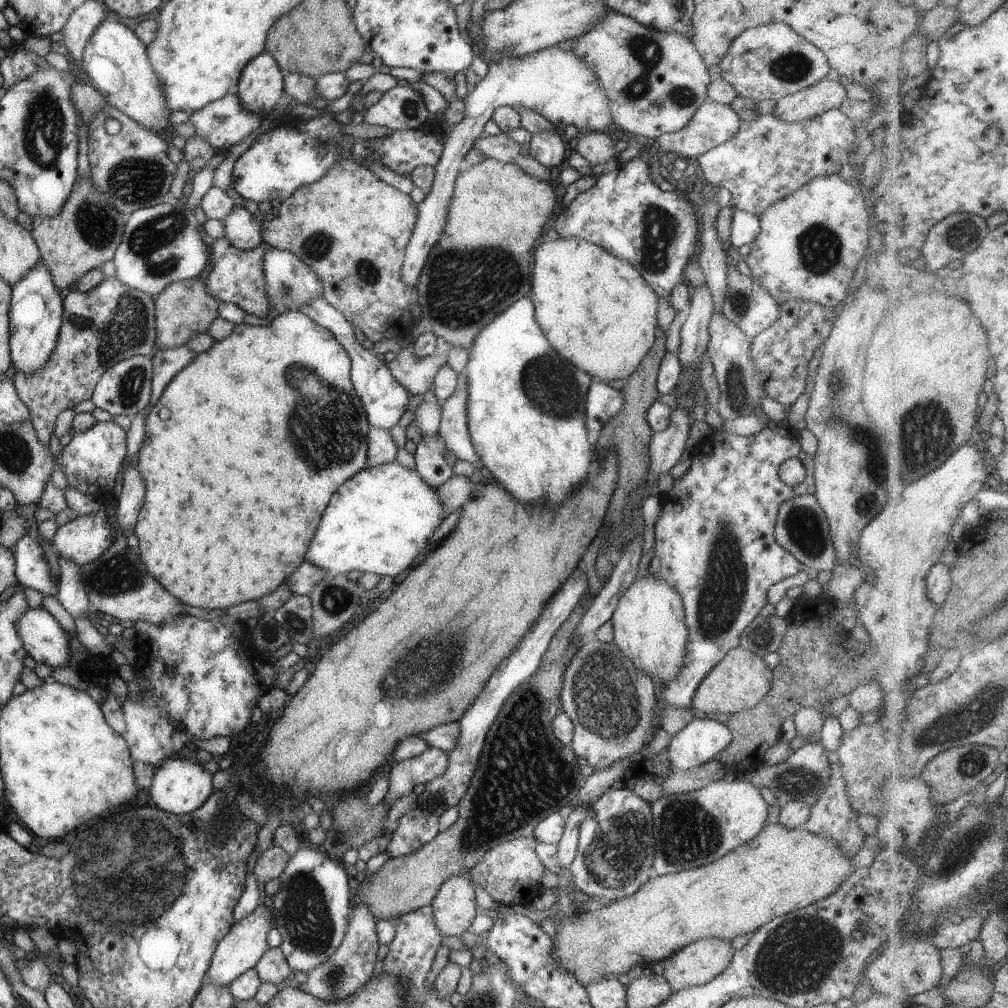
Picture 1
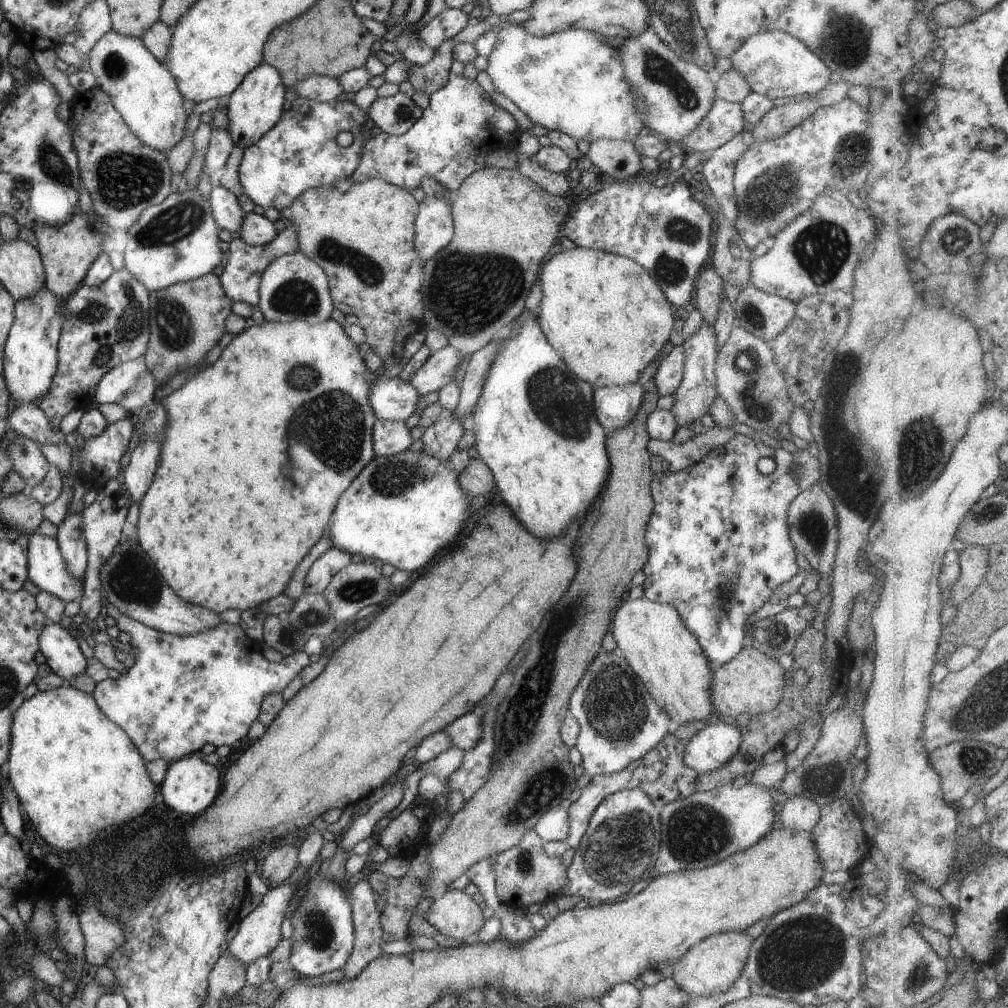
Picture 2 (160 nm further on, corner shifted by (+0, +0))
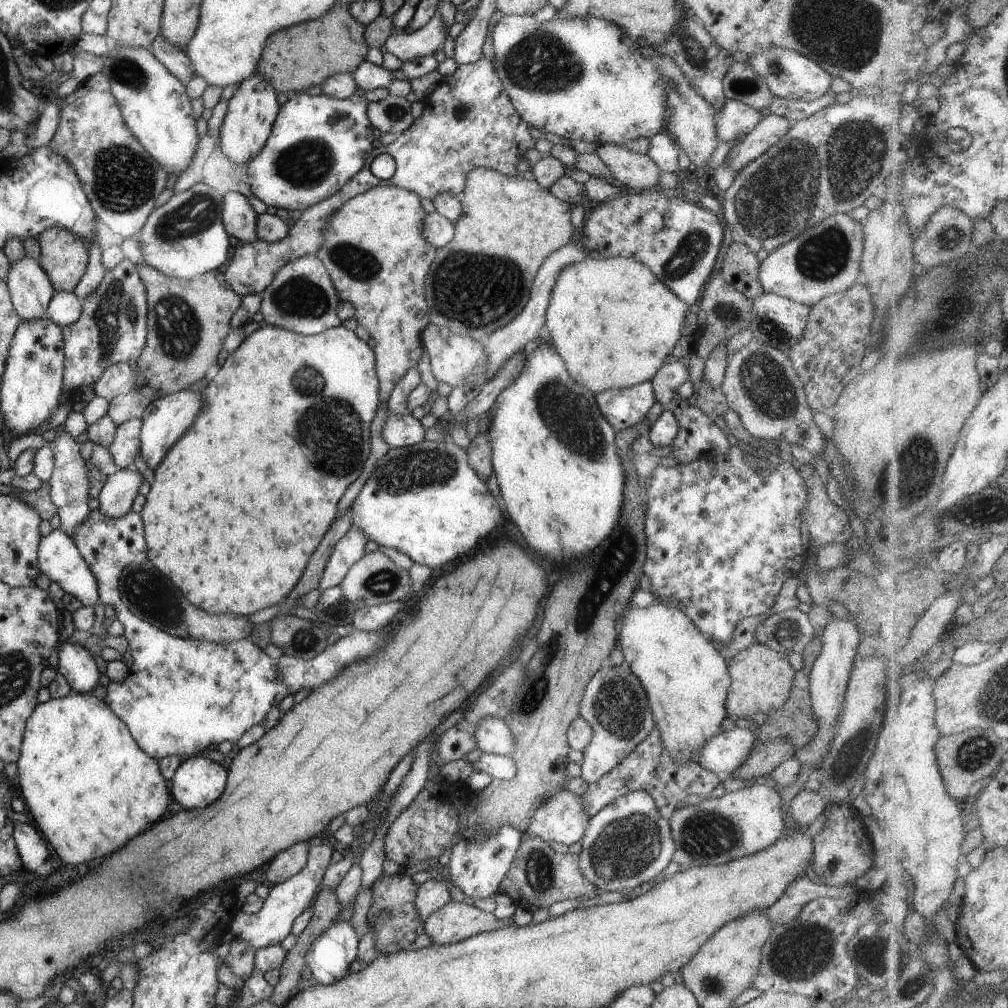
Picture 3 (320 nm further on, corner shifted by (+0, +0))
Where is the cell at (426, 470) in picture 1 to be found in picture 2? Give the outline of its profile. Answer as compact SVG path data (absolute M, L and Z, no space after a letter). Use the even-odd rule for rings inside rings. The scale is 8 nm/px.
M453 412L449 416L438 418L430 426L423 428L421 450L439 460L447 461L467 426Z

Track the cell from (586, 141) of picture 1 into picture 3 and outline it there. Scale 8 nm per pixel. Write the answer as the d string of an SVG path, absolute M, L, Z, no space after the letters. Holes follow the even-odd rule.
M611 143L598 145L595 149L617 184L629 191L658 188L657 178L661 171L646 154L632 153L625 146Z

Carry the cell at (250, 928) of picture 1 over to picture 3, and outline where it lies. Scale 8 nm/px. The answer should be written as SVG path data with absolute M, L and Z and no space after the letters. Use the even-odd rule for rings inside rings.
M326 845L310 846L308 848L308 860L303 868L287 880L273 885L268 890L268 895L263 899L258 912L246 914L239 910L232 916L228 928L233 931L233 935L246 940L254 950L283 940L285 935L289 934L291 922L305 910L305 907L311 902L311 898L319 891L320 880L326 868L331 864L332 852L331 848Z

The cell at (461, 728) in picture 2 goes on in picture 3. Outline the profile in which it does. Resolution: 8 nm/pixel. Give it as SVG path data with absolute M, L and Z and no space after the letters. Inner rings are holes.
M483 717L475 729L476 748L483 753L510 757L514 751L514 736L503 720Z

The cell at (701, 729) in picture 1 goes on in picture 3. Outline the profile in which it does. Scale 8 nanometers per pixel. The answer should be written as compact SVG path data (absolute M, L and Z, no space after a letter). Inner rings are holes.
M739 727L723 731L701 747L697 763L720 777L731 776L750 755L751 747L755 745L754 735L749 729Z

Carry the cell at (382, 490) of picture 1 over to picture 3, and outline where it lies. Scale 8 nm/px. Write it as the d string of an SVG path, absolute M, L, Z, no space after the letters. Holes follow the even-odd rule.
M423 439L418 443L412 444L408 447L395 447L389 448L388 451L379 457L379 460L372 468L367 480L363 483L361 490L357 493L357 496L352 502L352 526L360 528L363 534L367 537L367 540L373 540L380 546L386 546L387 548L395 548L403 554L406 554L413 563L425 564L425 566L431 566L431 568L437 568L437 566L443 566L447 562L451 562L453 558L469 552L471 548L475 548L485 536L489 536L497 526L501 526L503 522L503 506L500 503L499 498L494 497L489 493L485 481L471 468L468 463L468 456L466 449L459 448L456 444L453 444L451 440L445 441L428 441Z

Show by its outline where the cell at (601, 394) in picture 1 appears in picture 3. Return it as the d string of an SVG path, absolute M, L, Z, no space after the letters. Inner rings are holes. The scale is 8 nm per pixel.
M650 381L628 389L607 389L594 395L596 405L616 432L643 420L647 410L656 402Z

